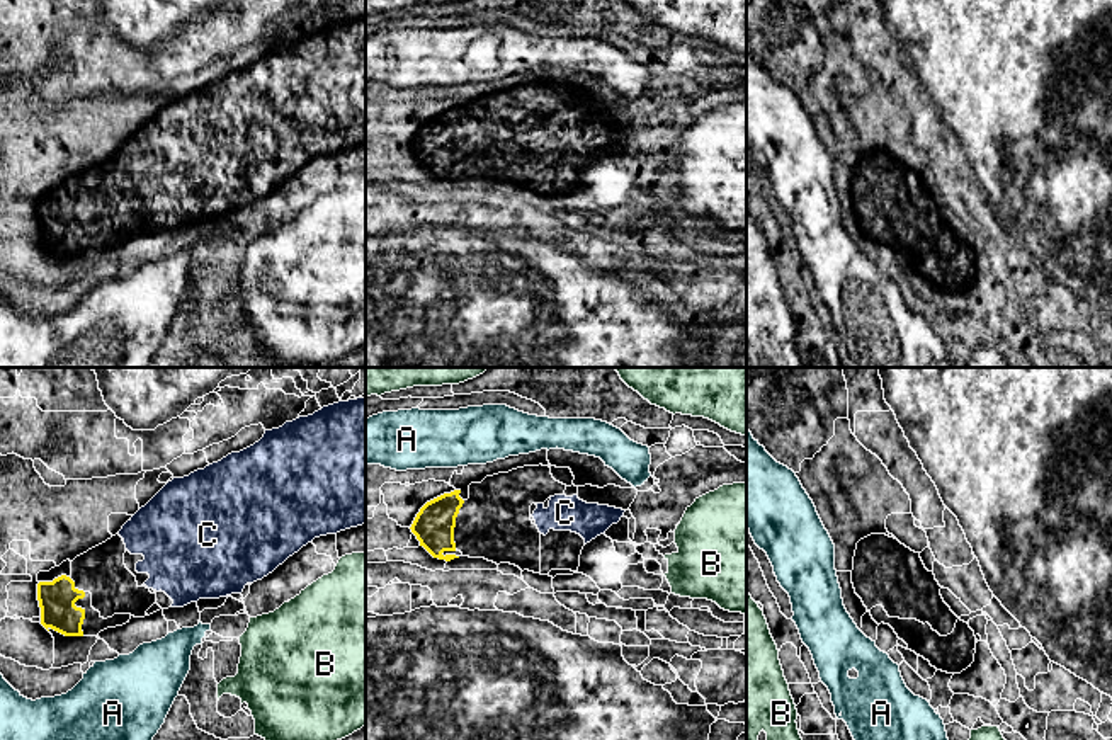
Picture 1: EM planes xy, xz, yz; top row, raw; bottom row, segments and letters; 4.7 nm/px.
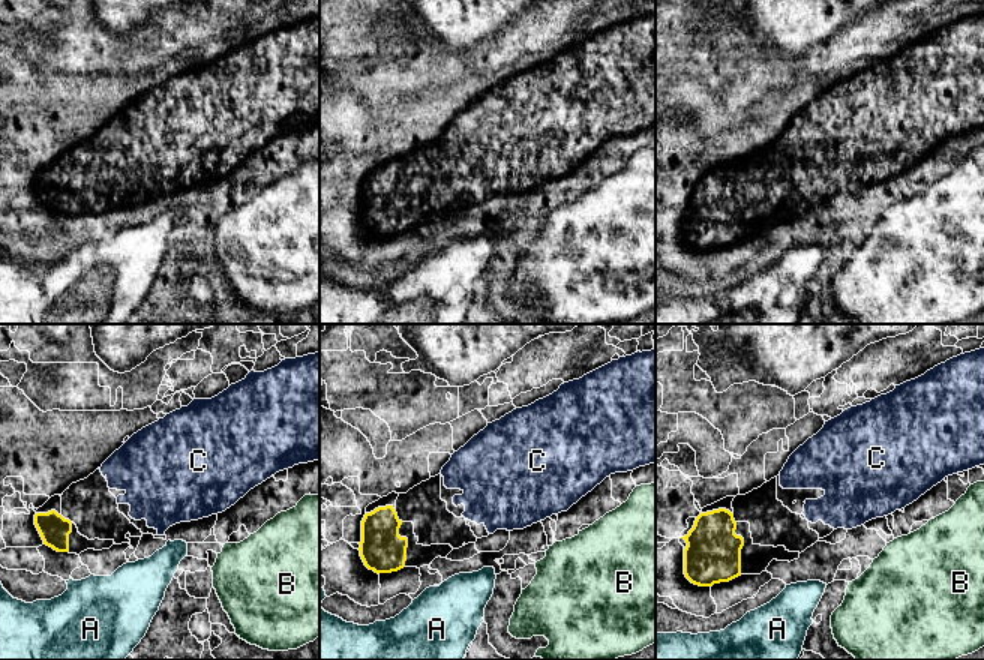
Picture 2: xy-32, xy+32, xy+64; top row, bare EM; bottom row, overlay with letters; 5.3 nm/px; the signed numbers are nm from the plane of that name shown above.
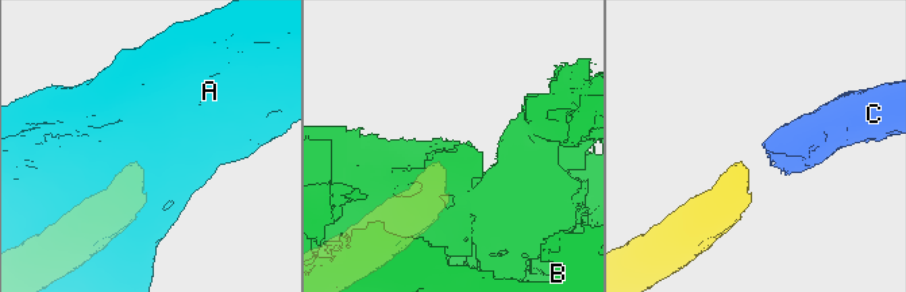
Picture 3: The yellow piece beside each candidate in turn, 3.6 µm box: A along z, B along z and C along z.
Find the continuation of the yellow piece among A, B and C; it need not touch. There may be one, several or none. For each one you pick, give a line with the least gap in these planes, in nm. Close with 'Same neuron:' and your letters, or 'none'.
C: 260 nm apart
Same neuron: C

